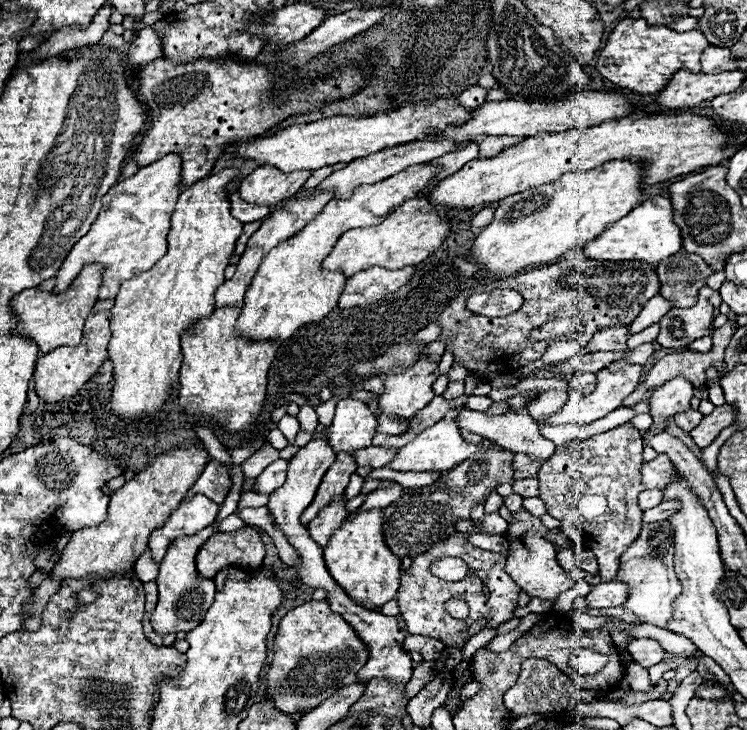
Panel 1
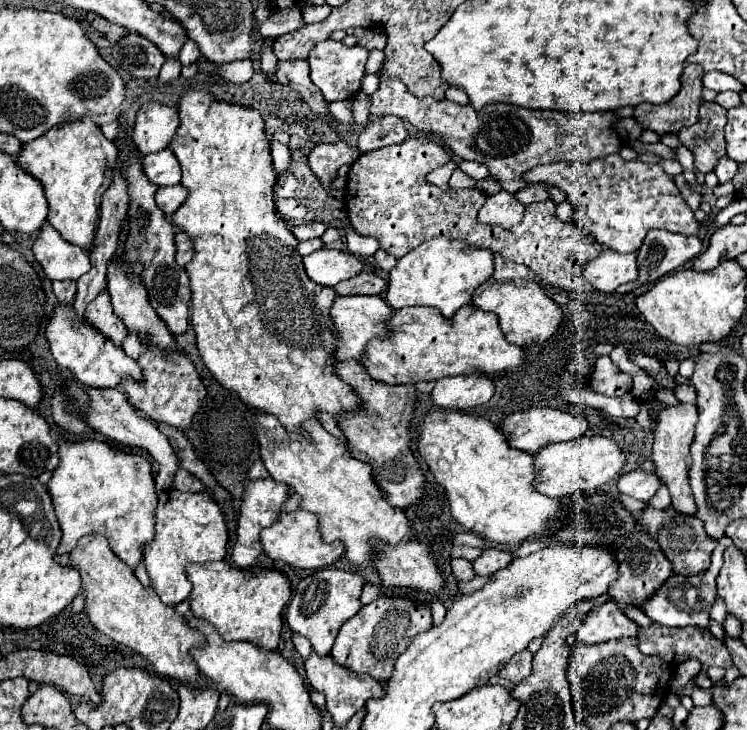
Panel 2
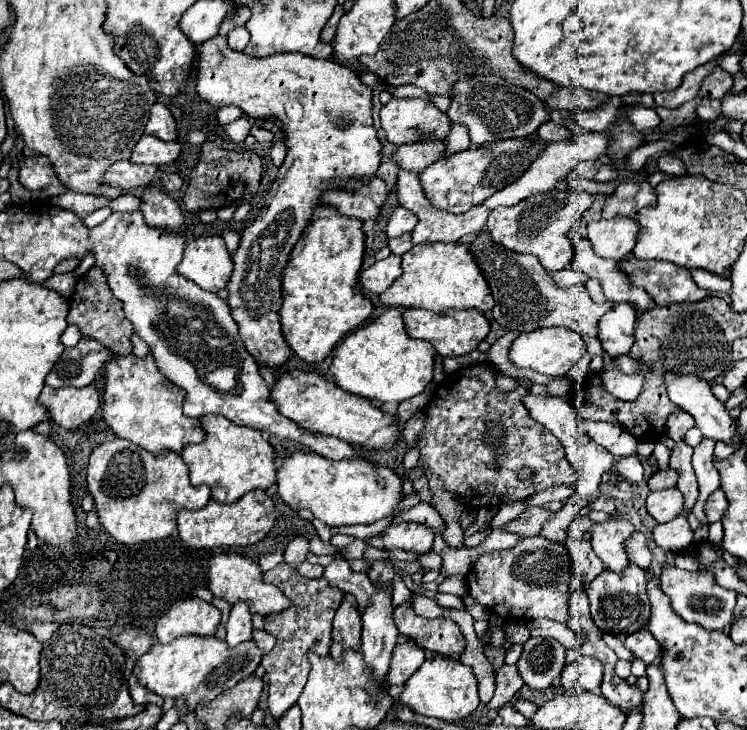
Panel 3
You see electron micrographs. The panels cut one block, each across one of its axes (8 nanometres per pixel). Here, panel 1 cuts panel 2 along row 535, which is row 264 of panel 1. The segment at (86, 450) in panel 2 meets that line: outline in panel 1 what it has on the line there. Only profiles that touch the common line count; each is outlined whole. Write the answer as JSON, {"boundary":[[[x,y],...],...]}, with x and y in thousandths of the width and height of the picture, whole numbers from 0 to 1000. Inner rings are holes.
{"boundary":[[[225,211],[206,225],[187,230],[177,244],[169,244],[155,252],[137,271],[137,288],[131,290],[131,299],[126,301],[118,321],[99,334],[86,362],[80,364],[70,400],[86,400],[115,362],[137,362],[139,373],[131,411],[153,411],[166,384],[174,384],[174,378],[179,381],[182,373],[201,370],[212,359],[212,353],[217,353],[225,342],[222,323],[241,266],[241,227],[241,214]]]}

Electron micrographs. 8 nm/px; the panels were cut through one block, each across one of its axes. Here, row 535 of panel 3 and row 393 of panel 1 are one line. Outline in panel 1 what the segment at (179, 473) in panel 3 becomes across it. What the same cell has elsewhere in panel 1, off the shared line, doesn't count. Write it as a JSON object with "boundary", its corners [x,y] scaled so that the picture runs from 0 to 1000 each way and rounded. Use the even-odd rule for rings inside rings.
{"boundary":[[[303,230],[257,255],[244,258],[236,288],[230,293],[230,312],[225,321],[225,345],[198,370],[182,381],[163,386],[161,400],[147,425],[150,466],[145,471],[145,490],[153,499],[153,532],[147,542],[147,559],[153,570],[171,578],[201,578],[212,562],[217,562],[230,532],[238,526],[244,501],[241,458],[262,444],[262,438],[281,436],[286,427],[286,400],[300,389],[300,367],[313,345],[313,334],[324,321],[324,304],[308,293],[308,274],[303,255],[319,238],[319,230]]]}

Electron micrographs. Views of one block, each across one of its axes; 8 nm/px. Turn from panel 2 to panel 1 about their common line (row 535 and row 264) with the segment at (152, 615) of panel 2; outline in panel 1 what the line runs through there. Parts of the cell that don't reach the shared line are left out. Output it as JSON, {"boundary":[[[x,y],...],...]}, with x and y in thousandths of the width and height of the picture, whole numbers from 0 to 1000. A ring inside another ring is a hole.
{"boundary":[[[123,362],[107,373],[107,378],[94,389],[94,395],[86,403],[56,400],[48,395],[21,403],[13,411],[16,427],[24,436],[19,458],[43,466],[54,482],[67,482],[70,477],[78,474],[104,474],[110,466],[112,438],[131,411],[131,395],[137,386],[134,378],[137,378],[137,364]]]}

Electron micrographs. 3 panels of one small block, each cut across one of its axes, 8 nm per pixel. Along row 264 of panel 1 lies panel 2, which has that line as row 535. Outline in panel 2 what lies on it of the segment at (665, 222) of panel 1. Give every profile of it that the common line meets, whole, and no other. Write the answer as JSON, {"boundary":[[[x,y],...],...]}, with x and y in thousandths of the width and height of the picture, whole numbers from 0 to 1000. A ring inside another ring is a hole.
{"boundary":[[[867,693],[867,696],[857,704],[854,715],[859,718],[859,726],[870,729],[873,734],[878,734],[878,732],[881,732],[881,723],[886,723],[886,718],[892,718],[892,712],[900,712],[902,707],[905,707],[902,696],[894,696],[894,699],[876,699],[876,696]]]}

